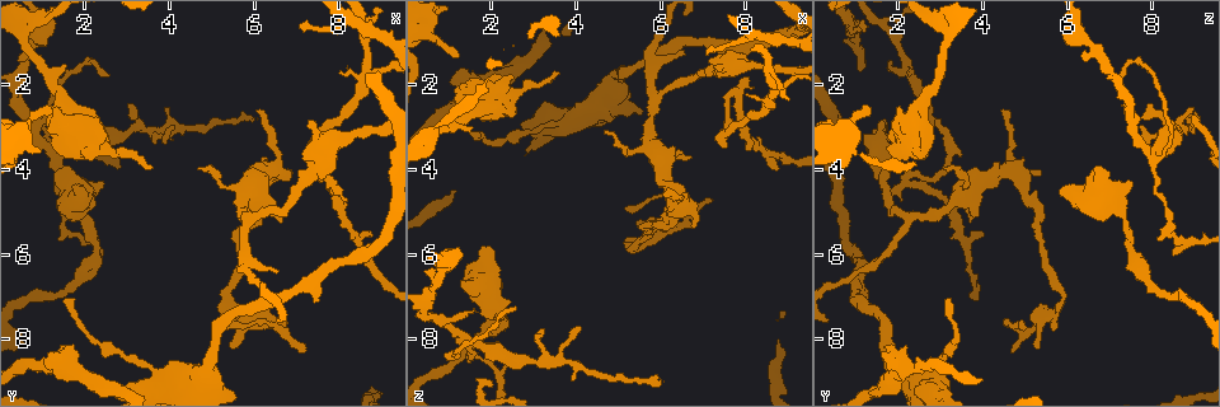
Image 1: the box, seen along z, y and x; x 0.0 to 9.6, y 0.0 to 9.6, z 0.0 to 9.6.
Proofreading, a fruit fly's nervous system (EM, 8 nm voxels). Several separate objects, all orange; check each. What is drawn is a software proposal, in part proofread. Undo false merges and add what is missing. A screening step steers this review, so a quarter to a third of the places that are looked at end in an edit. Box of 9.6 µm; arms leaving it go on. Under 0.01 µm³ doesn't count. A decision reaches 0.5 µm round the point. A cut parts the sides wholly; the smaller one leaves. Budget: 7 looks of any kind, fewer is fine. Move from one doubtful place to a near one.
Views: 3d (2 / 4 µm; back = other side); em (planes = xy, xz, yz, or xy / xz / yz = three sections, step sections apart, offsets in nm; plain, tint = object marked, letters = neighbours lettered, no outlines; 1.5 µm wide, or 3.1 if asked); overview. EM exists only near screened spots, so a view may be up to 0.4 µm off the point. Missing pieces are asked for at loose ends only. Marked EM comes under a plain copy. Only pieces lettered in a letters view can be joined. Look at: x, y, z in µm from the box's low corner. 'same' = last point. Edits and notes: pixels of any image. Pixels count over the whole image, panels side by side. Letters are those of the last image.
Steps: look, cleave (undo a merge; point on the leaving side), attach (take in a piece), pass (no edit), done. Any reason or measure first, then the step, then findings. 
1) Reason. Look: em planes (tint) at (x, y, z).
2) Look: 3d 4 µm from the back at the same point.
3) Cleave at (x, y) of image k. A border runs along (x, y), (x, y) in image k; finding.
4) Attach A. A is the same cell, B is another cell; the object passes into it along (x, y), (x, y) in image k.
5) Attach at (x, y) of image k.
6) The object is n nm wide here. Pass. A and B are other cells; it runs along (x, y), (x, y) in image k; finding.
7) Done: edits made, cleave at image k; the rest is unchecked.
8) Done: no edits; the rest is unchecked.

Tapers out. Look: em xy step 8 (tint) at (7.20, 8.30, 4.70).

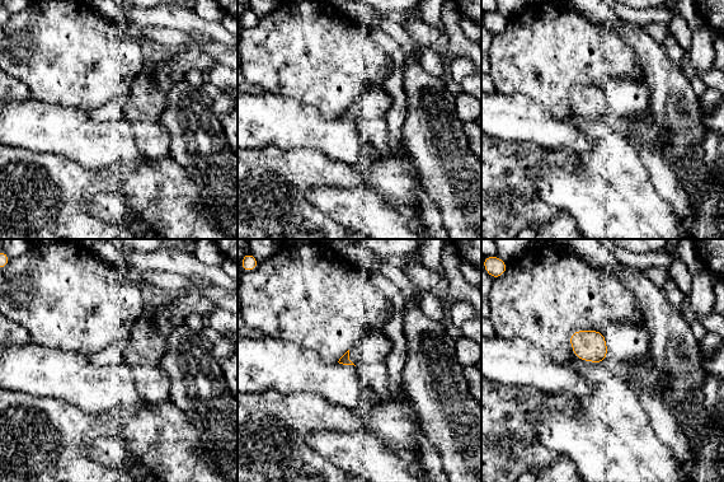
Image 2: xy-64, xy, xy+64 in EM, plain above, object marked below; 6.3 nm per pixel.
Cut it another way. Look: em yz step 8 (letters) at the same point.

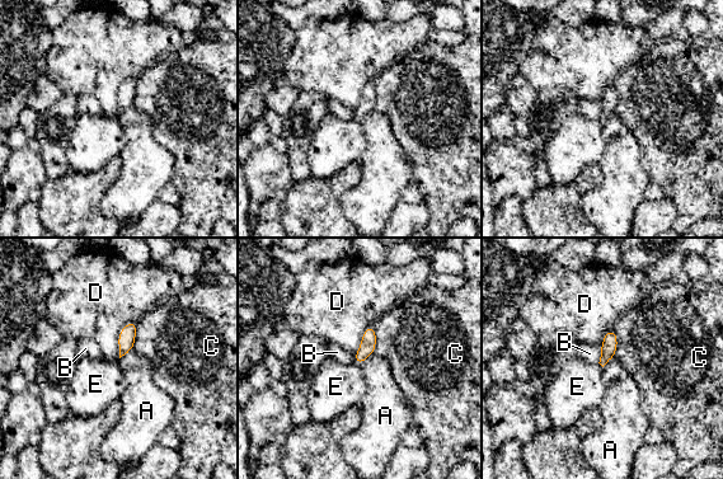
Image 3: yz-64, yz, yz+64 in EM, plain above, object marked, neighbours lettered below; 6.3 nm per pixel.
The object is 100 nm wide here. Pass. A, B, C, D and E are other cells; none of them fits.

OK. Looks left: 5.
Thin end. Look: em planes (letters) at (3.55, 3.90, 1.75).

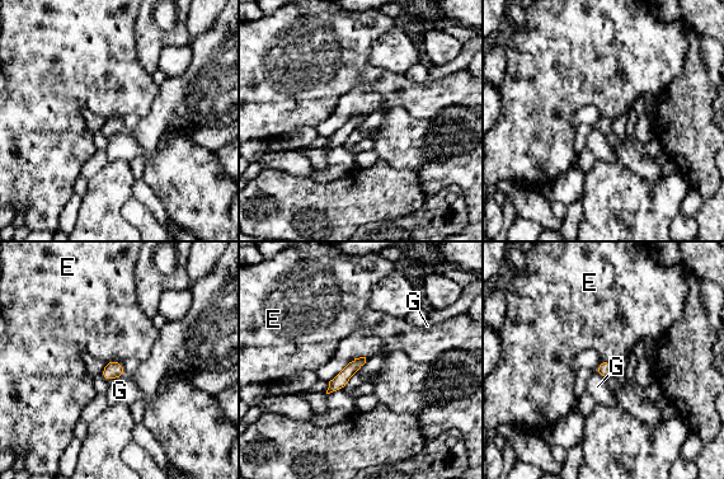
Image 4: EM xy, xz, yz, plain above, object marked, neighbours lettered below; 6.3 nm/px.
The object is 90 nm wide here. Pass. E and G are other cells; it runs along (362, 360), (332, 388) in image 4; no lettered piece goes on from it.

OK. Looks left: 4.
Free end. Look: em planes (letters) at (1.55, 7.10, 3.10).

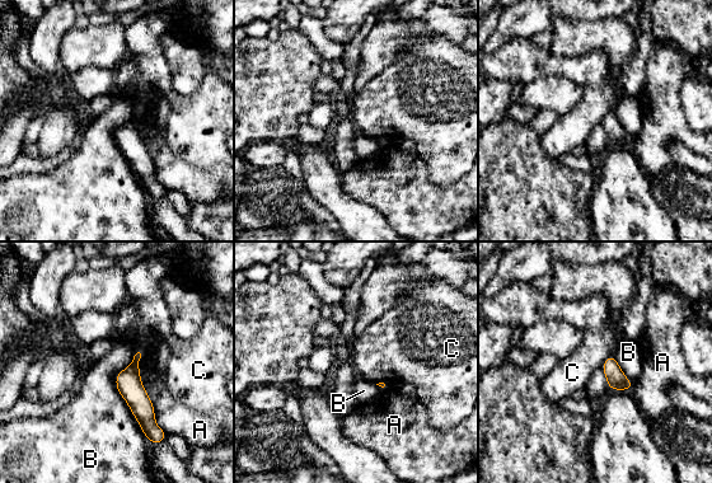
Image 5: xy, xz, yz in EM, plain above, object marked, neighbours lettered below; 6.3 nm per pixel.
The longest contact is with B, 600 nm. Pass. A, B and C are other cells; a border runs along (612, 353), (600, 366) in image 5; no lettered piece goes on from it.

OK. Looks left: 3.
Done: no edits; the rest is unchecked.

